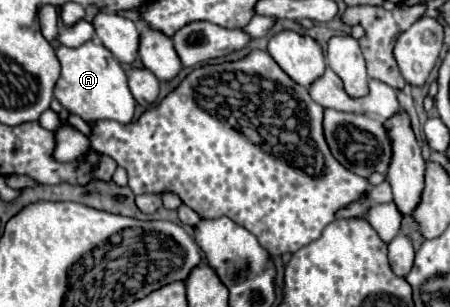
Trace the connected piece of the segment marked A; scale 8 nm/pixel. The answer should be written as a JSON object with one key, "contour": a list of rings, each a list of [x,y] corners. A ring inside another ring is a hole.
{"contour":[[[88,41],[76,49],[60,45],[56,57],[62,65],[60,79],[54,87],[54,97],[70,113],[82,117],[86,123],[94,125],[102,119],[112,119],[122,125],[132,123],[136,101],[128,89],[128,79],[116,57],[98,41]]]}

